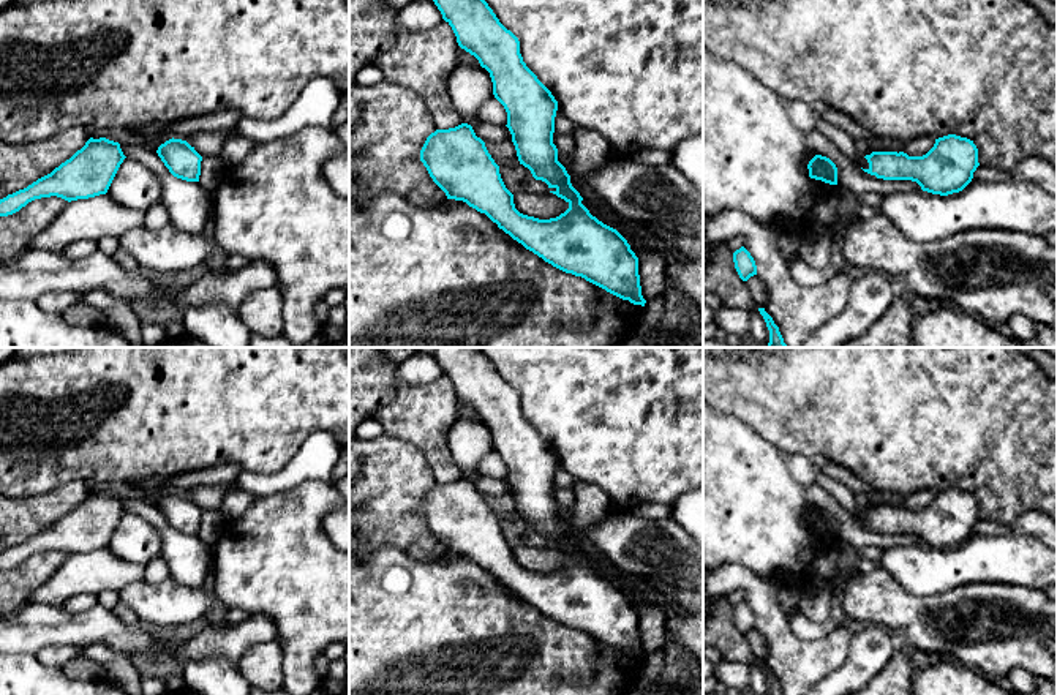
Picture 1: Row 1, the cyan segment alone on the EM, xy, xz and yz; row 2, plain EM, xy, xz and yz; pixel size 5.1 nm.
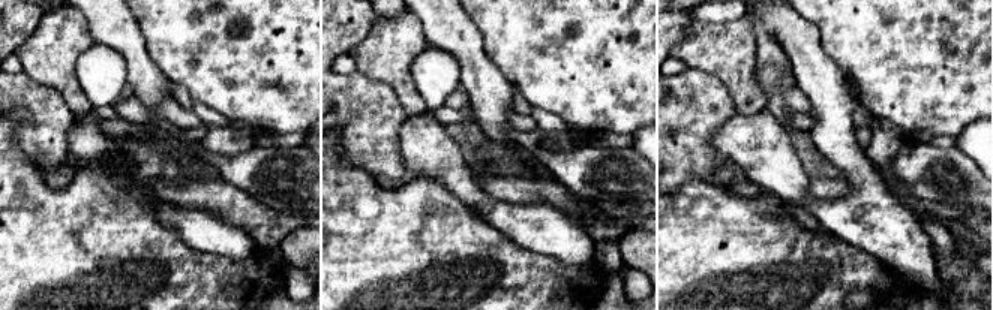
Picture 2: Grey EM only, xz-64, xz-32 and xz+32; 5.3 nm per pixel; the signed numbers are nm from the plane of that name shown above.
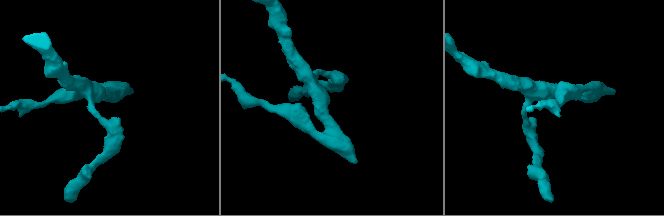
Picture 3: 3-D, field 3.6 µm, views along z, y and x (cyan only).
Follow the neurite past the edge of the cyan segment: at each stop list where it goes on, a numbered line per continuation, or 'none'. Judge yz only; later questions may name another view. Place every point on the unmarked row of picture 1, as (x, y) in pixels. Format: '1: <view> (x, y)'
none

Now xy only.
none

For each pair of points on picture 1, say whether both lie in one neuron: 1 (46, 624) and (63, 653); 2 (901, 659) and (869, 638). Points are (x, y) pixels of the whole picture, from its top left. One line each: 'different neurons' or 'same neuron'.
1: different neurons
2: different neurons

